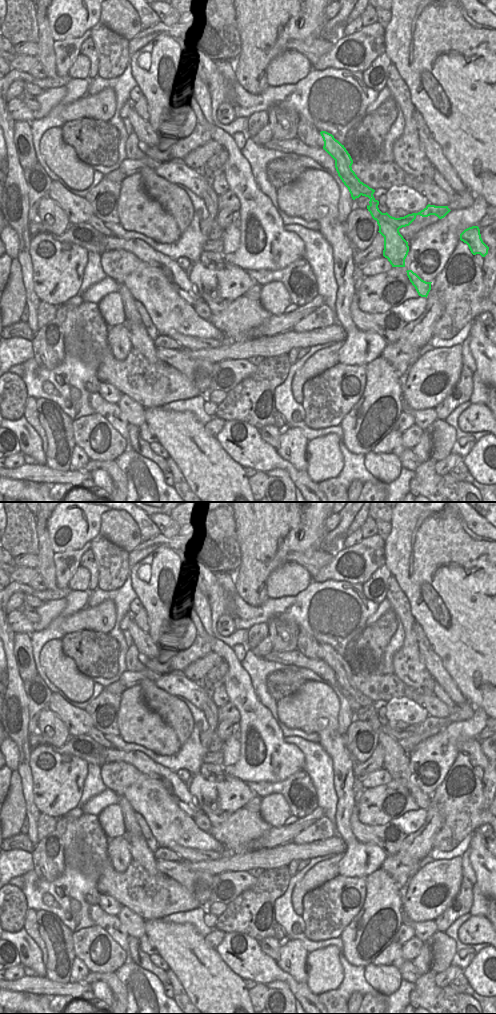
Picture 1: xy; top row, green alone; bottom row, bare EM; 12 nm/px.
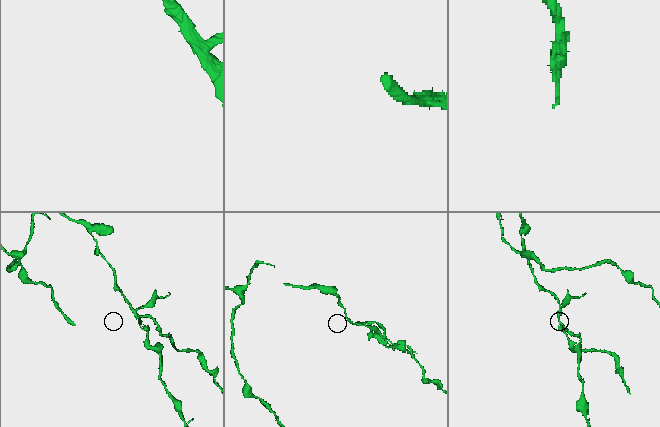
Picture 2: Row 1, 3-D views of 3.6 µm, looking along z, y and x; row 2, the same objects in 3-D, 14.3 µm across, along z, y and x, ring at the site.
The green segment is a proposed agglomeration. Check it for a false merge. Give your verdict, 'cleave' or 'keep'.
cleave

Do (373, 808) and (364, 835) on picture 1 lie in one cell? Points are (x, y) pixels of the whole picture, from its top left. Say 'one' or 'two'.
two

